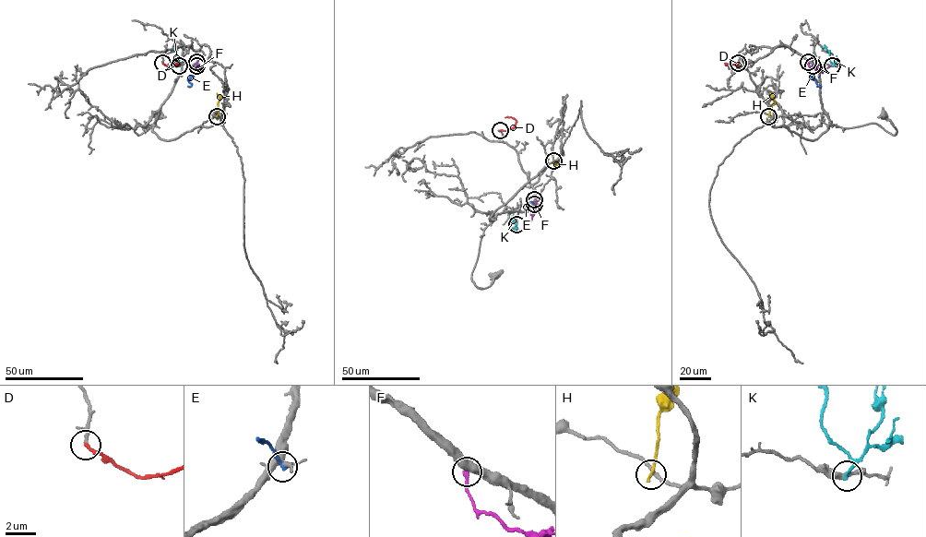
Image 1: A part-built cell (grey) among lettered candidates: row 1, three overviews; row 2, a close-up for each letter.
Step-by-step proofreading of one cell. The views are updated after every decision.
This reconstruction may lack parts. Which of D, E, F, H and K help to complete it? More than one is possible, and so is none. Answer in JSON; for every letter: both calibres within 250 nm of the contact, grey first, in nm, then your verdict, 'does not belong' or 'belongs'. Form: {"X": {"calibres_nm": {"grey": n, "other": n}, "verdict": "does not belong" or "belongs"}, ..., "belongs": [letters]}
{"D": {"calibres_nm": {"grey": 160, "other": 220}, "verdict": "belongs"}, "E": {"calibres_nm": {"grey": 240, "other": 240}, "verdict": "does not belong"}, "F": {"calibres_nm": {"grey": 480, "other": 240}, "verdict": "does not belong"}, "H": {"calibres_nm": {"grey": 200, "other": 220}, "verdict": "does not belong"}, "K": {"calibres_nm": {"grey": 340, "other": 240}, "verdict": "does not belong"}, "belongs": ["D"]}

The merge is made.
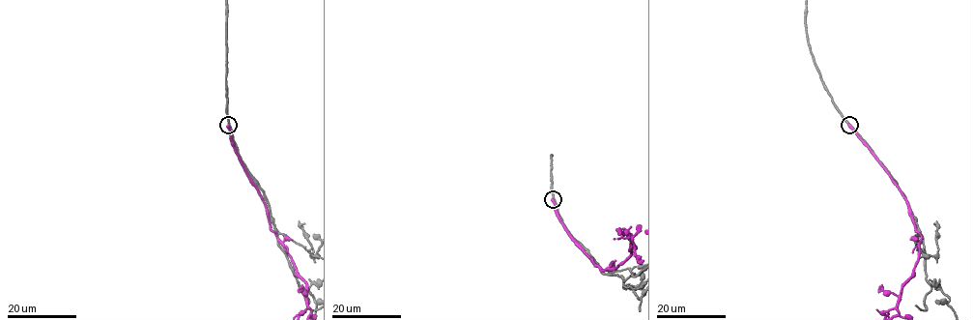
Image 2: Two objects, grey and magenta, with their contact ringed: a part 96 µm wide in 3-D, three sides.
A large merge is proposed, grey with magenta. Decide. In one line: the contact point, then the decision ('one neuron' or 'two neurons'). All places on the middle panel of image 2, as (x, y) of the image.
(553, 199) | two neurons

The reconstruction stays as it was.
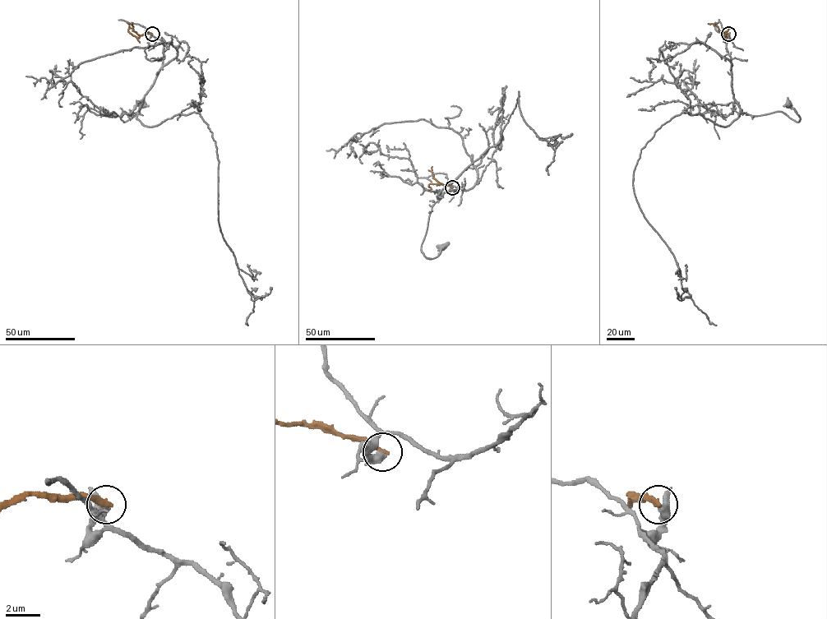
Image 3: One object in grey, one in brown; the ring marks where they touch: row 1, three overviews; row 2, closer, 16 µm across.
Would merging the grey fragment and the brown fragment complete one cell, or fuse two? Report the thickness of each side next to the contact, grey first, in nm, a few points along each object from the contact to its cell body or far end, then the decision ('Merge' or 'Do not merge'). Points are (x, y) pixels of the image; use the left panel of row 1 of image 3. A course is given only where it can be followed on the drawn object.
Thickness 400 nm (grey) against 300 nm. Course of grey: (152, 34), (164, 45), (162, 66), (139, 110), (131, 115), (123, 111), (121, 119), (136, 115), (141, 103). Course of brown: (152, 34), (138, 34), (133, 30), (131, 23). Do not merge

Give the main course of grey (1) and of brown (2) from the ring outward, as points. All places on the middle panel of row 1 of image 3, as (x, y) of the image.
1: (452, 187), (464, 185), (463, 190), (445, 191), (432, 206), (421, 250), (431, 259), (441, 247)
2: (452, 187), (440, 183), (433, 177), (432, 166)

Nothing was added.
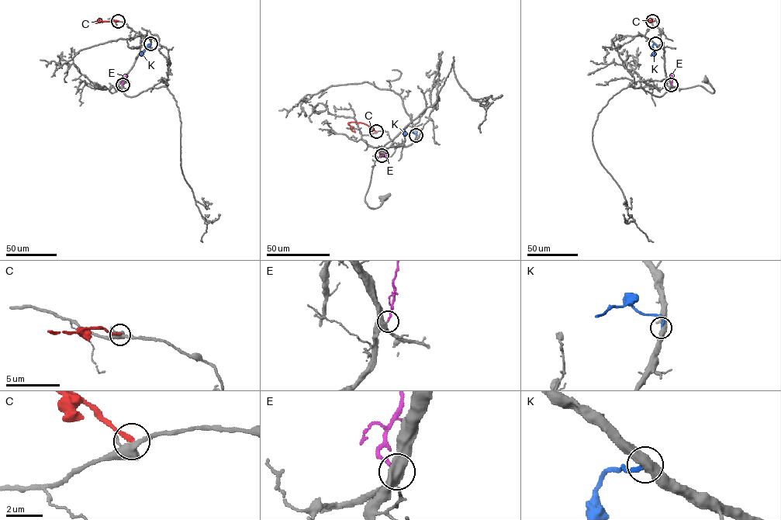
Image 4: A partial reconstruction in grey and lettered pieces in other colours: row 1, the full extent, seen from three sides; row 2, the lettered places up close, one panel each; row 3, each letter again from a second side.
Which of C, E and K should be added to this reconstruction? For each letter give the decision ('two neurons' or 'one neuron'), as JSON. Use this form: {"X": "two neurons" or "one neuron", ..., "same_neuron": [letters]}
{"C": "two neurons", "E": "one neuron", "K": "two neurons", "same_neuron": ["E"]}

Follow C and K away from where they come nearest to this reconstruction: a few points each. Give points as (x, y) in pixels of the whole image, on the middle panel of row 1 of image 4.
C: (376, 132), (363, 123), (349, 123), (350, 130), (355, 132)
K: (416, 135), (412, 132), (406, 133), (404, 129)

